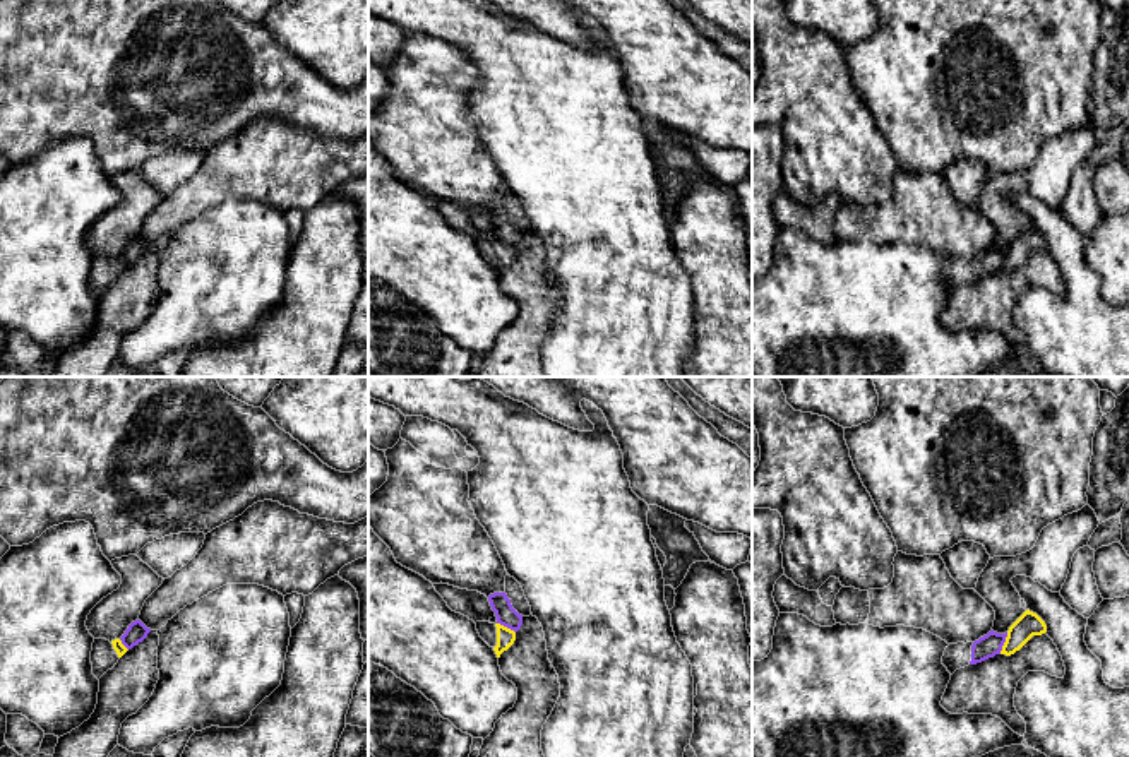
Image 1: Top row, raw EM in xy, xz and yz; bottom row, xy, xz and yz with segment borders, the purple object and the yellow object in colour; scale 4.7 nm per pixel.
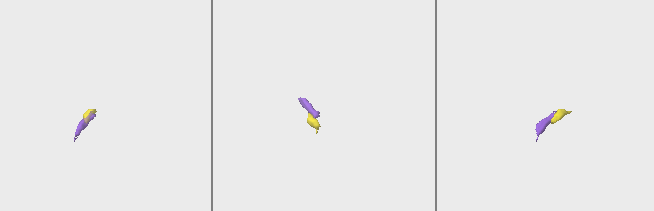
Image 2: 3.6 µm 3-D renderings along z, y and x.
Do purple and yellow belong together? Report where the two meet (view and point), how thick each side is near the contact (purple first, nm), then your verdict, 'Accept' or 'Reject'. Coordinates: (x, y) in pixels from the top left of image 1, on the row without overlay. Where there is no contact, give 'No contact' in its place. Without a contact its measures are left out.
Touches purple at yz (1003, 259). Thickness 110 nm (purple) against 110 nm. Reject

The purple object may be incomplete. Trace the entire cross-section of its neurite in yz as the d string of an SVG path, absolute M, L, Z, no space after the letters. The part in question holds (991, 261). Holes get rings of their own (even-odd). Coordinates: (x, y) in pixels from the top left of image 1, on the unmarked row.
M990 247L987 252L975 259L949 260L944 267L942 281L953 291L959 284L994 274L995 271L1001 271L1006 253L1007 248L997 250Z

